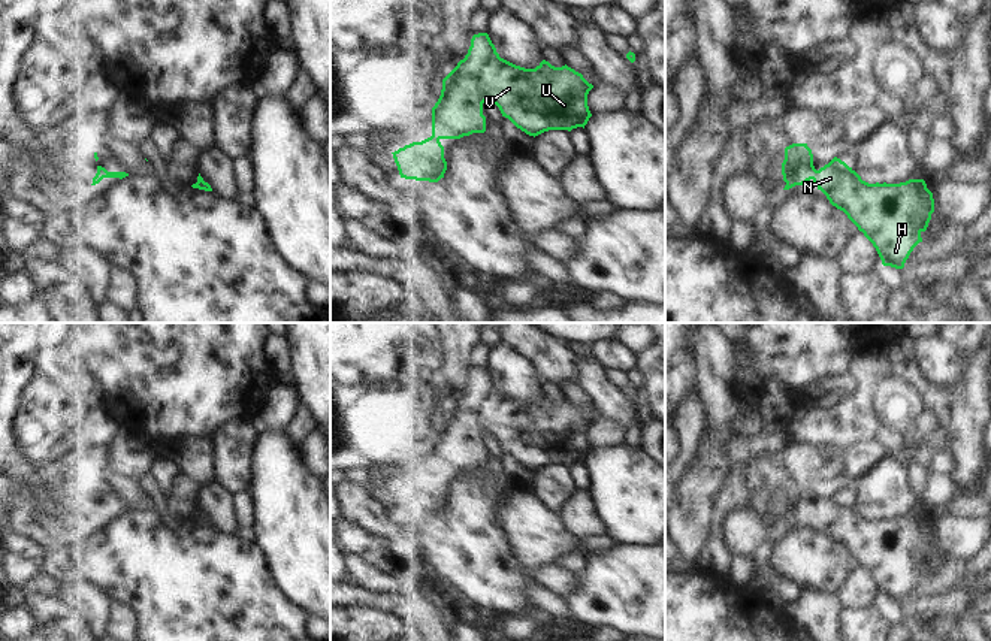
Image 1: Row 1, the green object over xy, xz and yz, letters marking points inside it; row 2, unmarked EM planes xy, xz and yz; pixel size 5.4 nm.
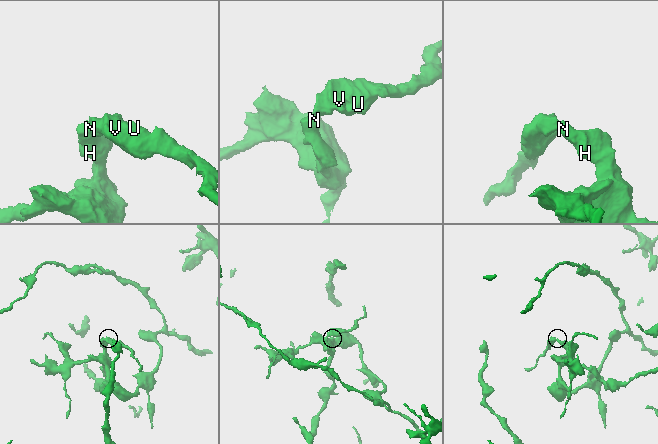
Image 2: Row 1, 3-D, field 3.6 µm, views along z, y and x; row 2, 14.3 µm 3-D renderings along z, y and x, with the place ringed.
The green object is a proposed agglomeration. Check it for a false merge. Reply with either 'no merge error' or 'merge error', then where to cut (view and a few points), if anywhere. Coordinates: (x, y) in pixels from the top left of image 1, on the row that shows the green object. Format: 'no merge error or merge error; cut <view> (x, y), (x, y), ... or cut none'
no merge error; cut none

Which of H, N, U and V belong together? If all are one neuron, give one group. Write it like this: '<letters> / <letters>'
H N U V

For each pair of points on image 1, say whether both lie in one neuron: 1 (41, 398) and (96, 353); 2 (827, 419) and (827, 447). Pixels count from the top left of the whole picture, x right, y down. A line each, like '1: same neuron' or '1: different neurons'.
1: different neurons
2: different neurons

